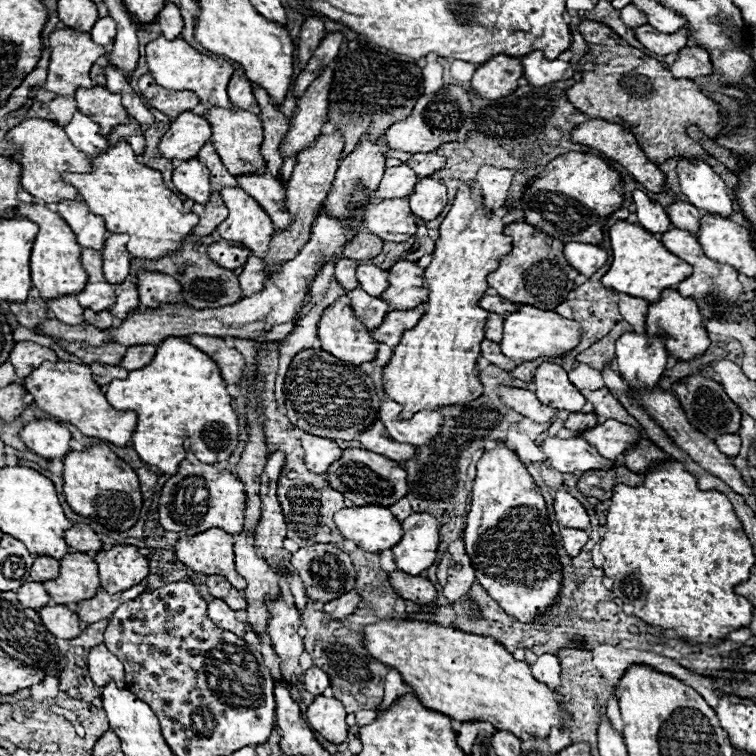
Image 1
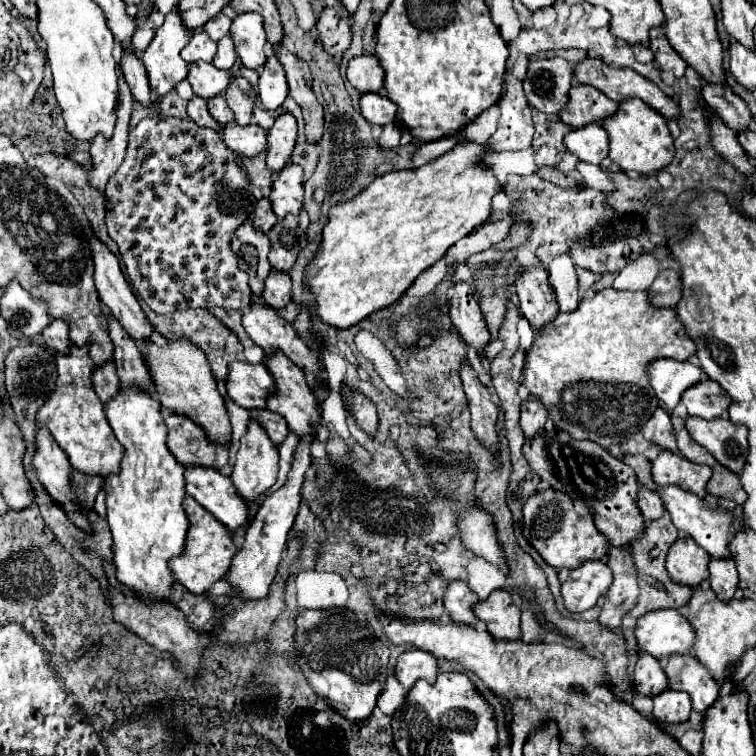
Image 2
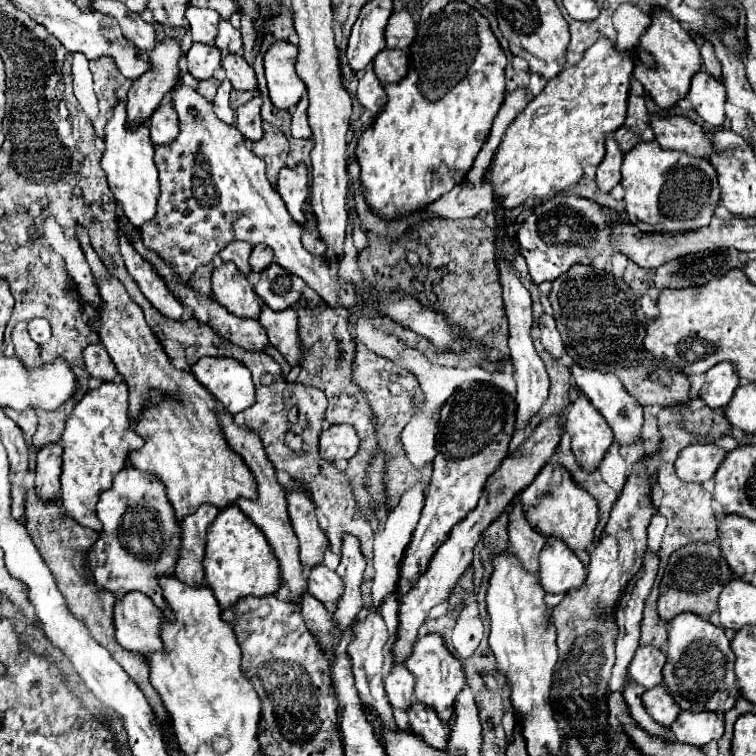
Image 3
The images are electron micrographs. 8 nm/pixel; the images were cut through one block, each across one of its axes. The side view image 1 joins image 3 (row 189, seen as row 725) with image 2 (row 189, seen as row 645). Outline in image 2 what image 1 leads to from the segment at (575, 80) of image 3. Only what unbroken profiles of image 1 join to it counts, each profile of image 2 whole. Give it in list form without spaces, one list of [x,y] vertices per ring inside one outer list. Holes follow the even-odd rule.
[[[458,144],[422,168],[378,176],[358,196],[330,208],[320,248],[304,268],[304,284],[316,296],[316,314],[324,324],[344,330],[364,320],[370,312],[390,306],[420,272],[438,262],[452,244],[468,236],[490,216],[490,200],[502,186],[490,170],[478,164],[482,152],[484,144]]]

